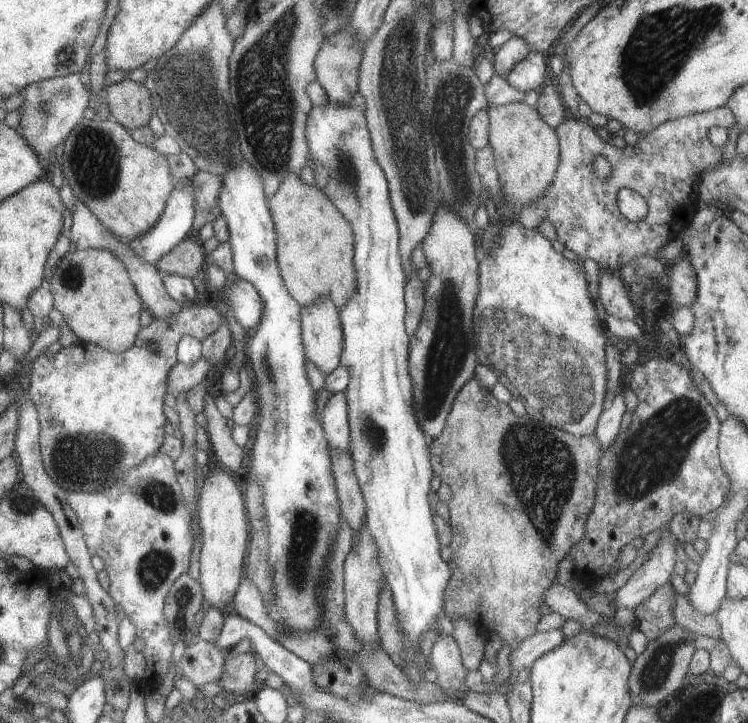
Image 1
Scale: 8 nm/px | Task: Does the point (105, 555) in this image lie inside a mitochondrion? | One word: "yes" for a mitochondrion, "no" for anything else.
no

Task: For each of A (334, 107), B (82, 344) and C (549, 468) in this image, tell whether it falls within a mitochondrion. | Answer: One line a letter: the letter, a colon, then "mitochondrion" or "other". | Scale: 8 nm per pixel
A: other
B: other
C: mitochondrion

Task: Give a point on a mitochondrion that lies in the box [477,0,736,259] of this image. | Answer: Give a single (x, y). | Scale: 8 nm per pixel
(660, 43)

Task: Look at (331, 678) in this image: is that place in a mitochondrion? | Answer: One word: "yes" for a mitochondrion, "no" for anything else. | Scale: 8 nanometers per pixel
no

